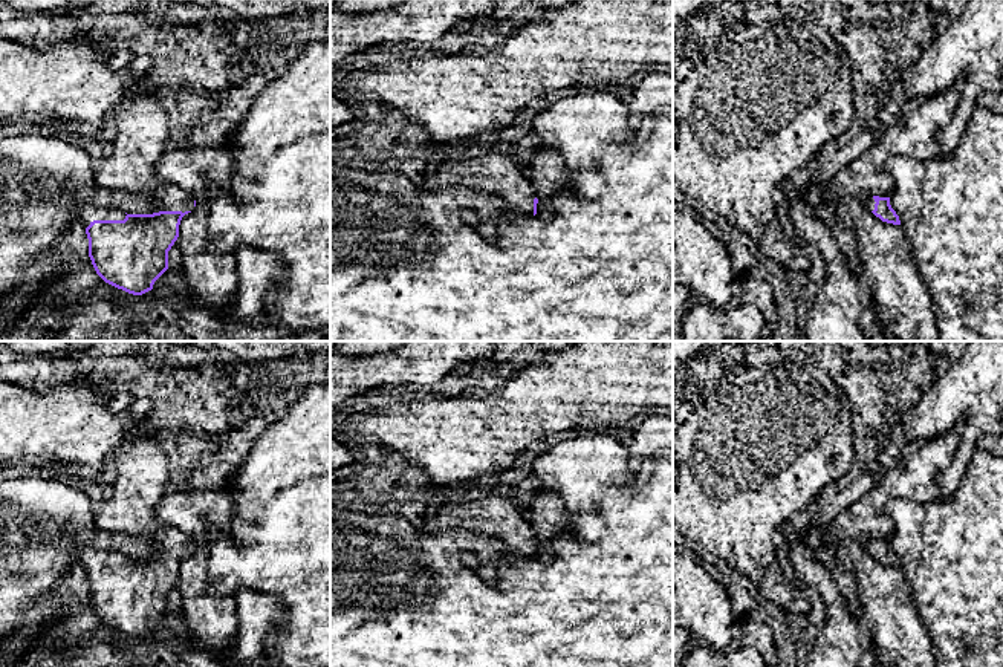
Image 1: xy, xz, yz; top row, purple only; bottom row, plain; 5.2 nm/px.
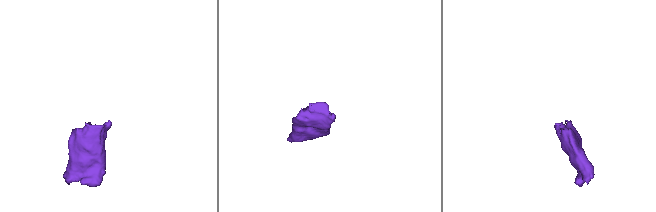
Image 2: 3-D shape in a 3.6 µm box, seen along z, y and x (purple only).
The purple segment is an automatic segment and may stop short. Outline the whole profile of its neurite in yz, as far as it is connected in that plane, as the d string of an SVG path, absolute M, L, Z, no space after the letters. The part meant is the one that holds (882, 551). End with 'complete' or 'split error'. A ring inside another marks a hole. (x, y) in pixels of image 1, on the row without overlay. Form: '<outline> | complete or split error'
M870 538L861 543L862 548L870 552L882 565L901 568L899 558L890 548L890 540L887 538Z | split error

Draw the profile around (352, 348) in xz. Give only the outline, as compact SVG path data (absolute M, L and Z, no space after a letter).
M330 341L330 347L349 355L370 355L387 352L396 347L399 341Z

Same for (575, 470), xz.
M586 431L561 441L532 459L540 490L555 493L567 512L569 532L581 542L599 542L605 522L596 494L602 486L627 486L636 471L630 468L628 445L605 431Z

